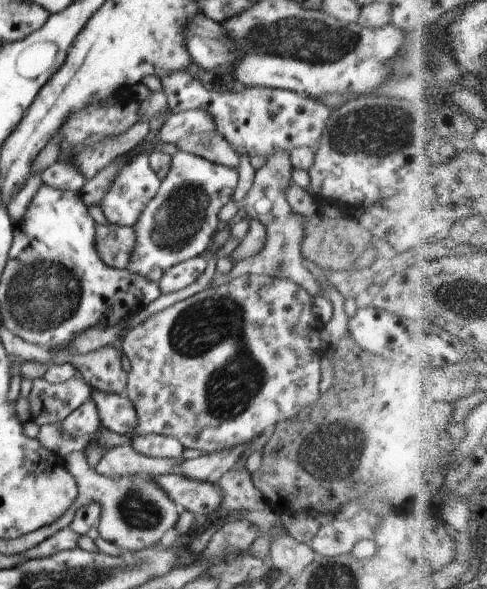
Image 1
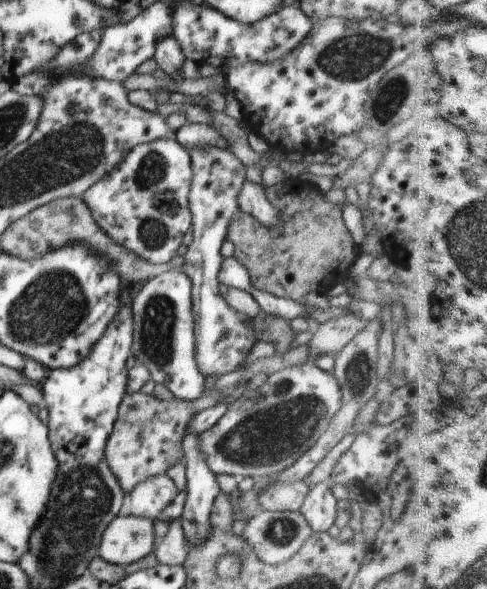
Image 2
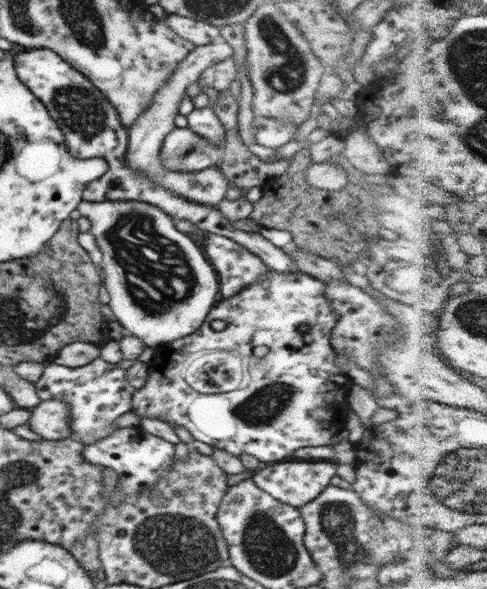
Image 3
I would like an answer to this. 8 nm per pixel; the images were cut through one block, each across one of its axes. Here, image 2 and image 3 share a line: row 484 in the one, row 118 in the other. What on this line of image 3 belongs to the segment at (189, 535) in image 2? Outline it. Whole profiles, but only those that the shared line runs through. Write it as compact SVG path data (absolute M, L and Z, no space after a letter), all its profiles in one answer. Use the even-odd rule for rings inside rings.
M212 107L194 108L187 116L187 127L203 138L209 138L212 146L222 146L226 141L226 130Z

